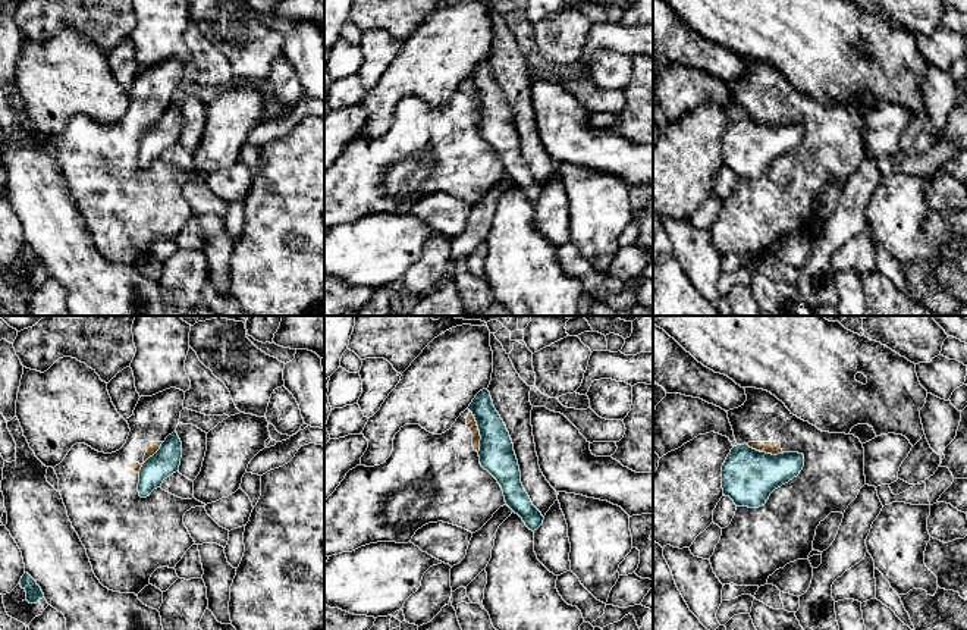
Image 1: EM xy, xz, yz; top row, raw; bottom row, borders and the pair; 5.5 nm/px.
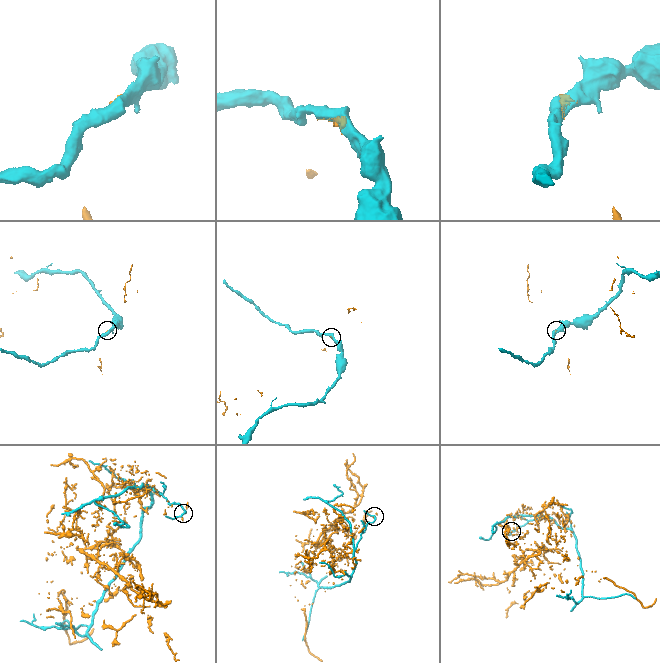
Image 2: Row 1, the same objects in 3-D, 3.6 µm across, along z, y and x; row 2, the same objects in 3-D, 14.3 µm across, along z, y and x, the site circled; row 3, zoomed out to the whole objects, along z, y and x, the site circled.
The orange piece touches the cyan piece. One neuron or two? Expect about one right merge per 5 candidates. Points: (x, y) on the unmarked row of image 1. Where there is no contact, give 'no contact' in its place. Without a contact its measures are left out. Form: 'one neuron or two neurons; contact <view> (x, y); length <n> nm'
two neurons; contact xz (479, 102); length 240 nm

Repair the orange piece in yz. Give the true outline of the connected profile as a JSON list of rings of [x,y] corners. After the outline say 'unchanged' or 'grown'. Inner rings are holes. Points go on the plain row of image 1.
[[[744,59],[747,72],[734,81],[726,82],[734,107],[738,116],[747,115],[750,119],[778,126],[784,123],[798,123],[804,126],[804,138],[797,148],[775,160],[765,176],[759,179],[737,178],[731,195],[722,200],[722,207],[710,228],[713,244],[722,256],[765,257],[767,250],[779,239],[797,231],[807,231],[813,222],[813,211],[817,197],[831,184],[845,184],[848,176],[857,169],[866,156],[864,119],[858,109],[845,104],[822,103],[794,87],[782,72],[767,62]]] | grown

